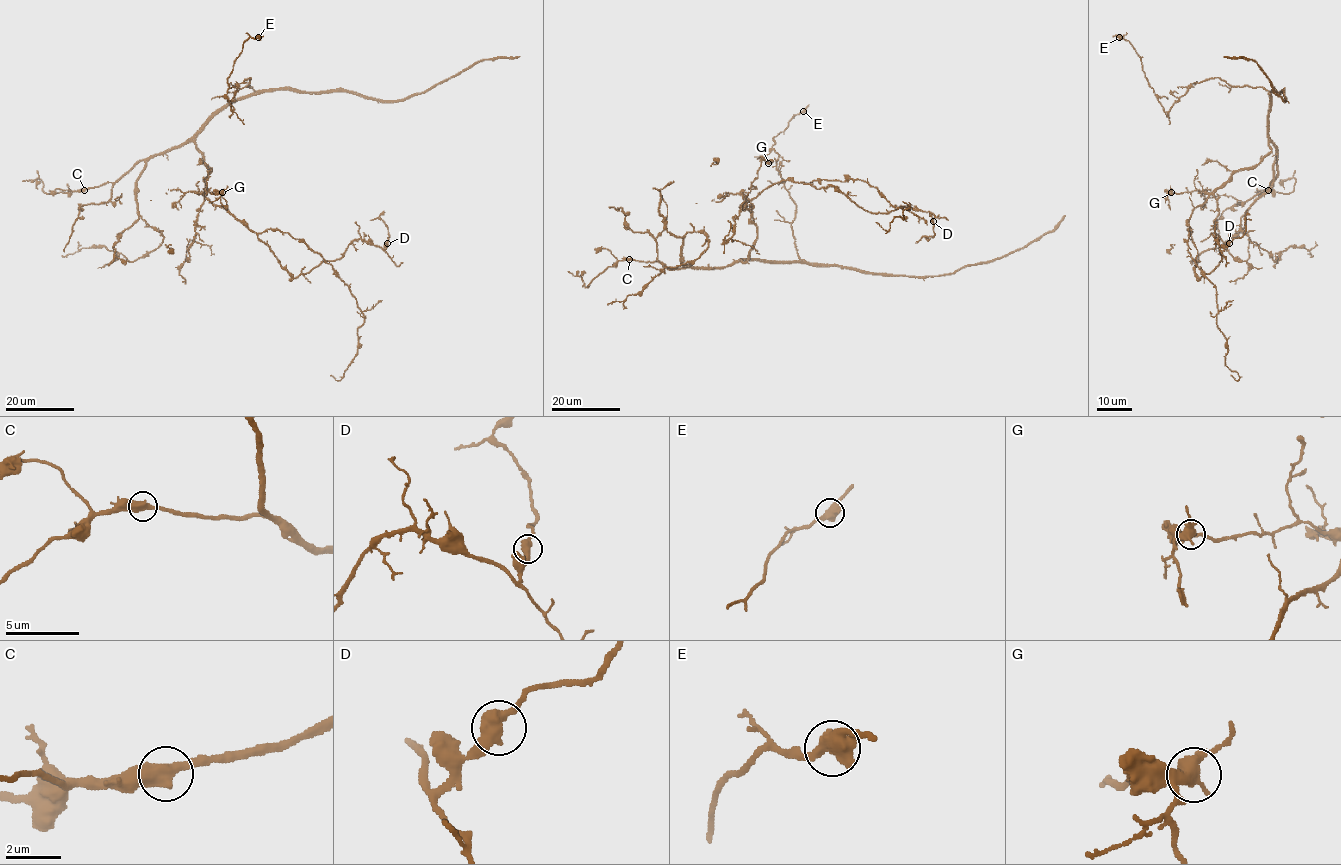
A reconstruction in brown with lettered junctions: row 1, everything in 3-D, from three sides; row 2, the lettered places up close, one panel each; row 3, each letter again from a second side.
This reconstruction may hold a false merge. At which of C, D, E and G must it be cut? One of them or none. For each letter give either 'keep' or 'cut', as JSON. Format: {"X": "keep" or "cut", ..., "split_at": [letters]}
{"C": "keep", "D": "keep", "E": "keep", "G": "keep", "split_at": []}

